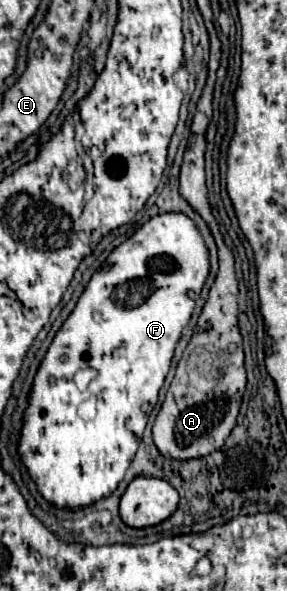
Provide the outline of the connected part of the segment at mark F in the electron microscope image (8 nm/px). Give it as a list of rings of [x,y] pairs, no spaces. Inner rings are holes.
[[[162,213],[152,217],[128,241],[116,247],[102,269],[94,273],[74,311],[56,333],[34,377],[30,405],[24,417],[18,451],[44,499],[58,507],[78,509],[108,497],[124,479],[138,449],[138,439],[144,433],[148,413],[158,403],[158,391],[170,371],[182,329],[192,317],[196,297],[200,295],[208,273],[208,247],[196,223],[184,213]],[[88,367],[98,369],[98,375],[90,381],[84,393],[78,393],[72,375],[78,369]],[[50,377],[54,377],[56,383],[50,383]],[[92,395],[96,395],[98,413],[92,421],[86,421],[78,415],[78,405]]]

